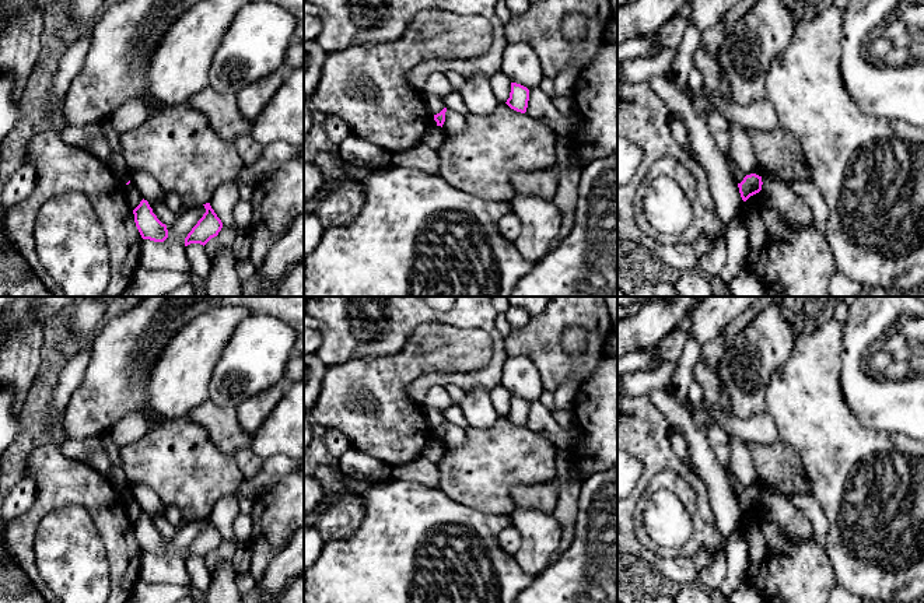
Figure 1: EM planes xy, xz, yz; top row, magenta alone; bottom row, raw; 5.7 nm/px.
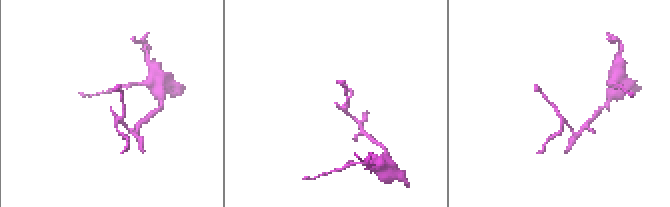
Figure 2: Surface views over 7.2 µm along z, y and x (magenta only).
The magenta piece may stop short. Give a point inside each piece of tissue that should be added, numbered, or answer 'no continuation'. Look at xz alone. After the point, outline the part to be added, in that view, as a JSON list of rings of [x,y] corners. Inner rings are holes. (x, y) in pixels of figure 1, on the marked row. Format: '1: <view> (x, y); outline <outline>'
no continuation

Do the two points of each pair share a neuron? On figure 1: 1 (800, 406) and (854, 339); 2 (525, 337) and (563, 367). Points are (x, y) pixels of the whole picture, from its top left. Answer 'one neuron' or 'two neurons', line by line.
1: two neurons
2: one neuron

